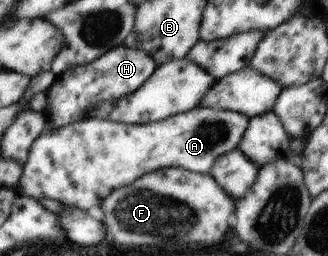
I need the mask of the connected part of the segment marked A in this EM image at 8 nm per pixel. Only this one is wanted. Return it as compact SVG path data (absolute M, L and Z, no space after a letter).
M201 105L167 119L146 124L114 124L109 120L83 117L60 128L45 128L30 145L28 160L17 181L16 193L37 201L42 198L55 200L61 205L93 213L98 204L116 188L128 186L132 180L159 171L160 168L180 167L190 172L208 173L220 155L238 148L248 123L249 120L243 113L204 108Z

